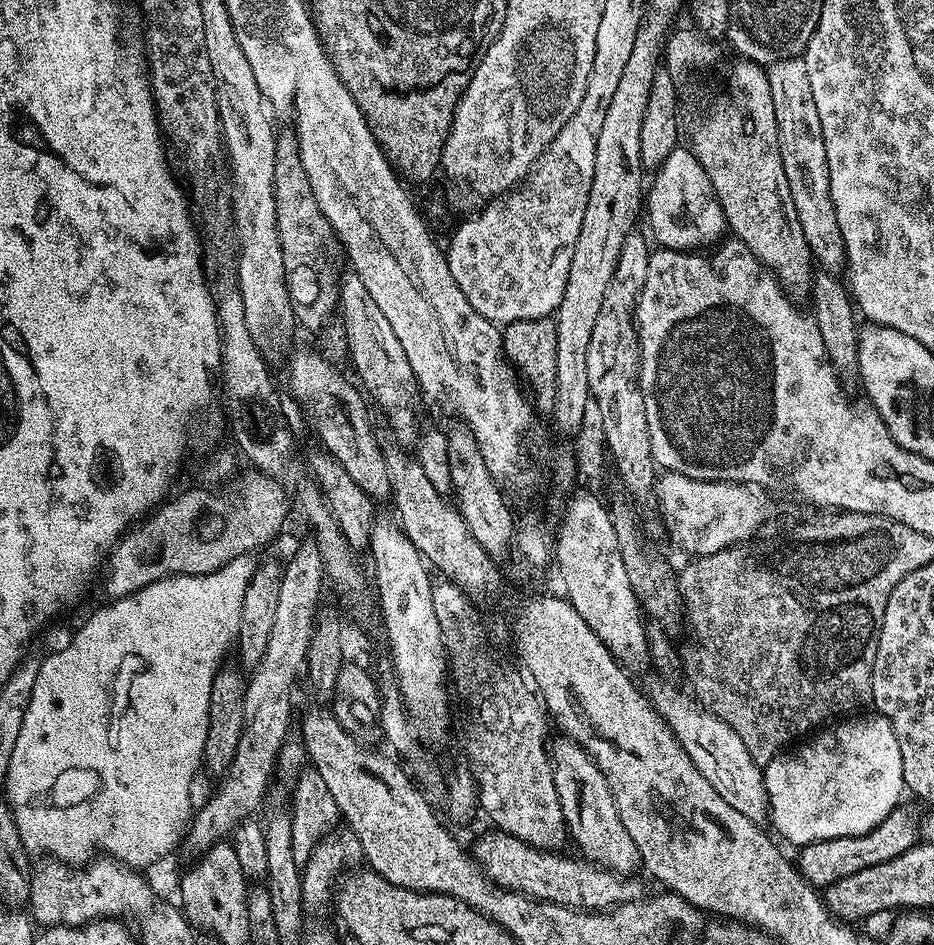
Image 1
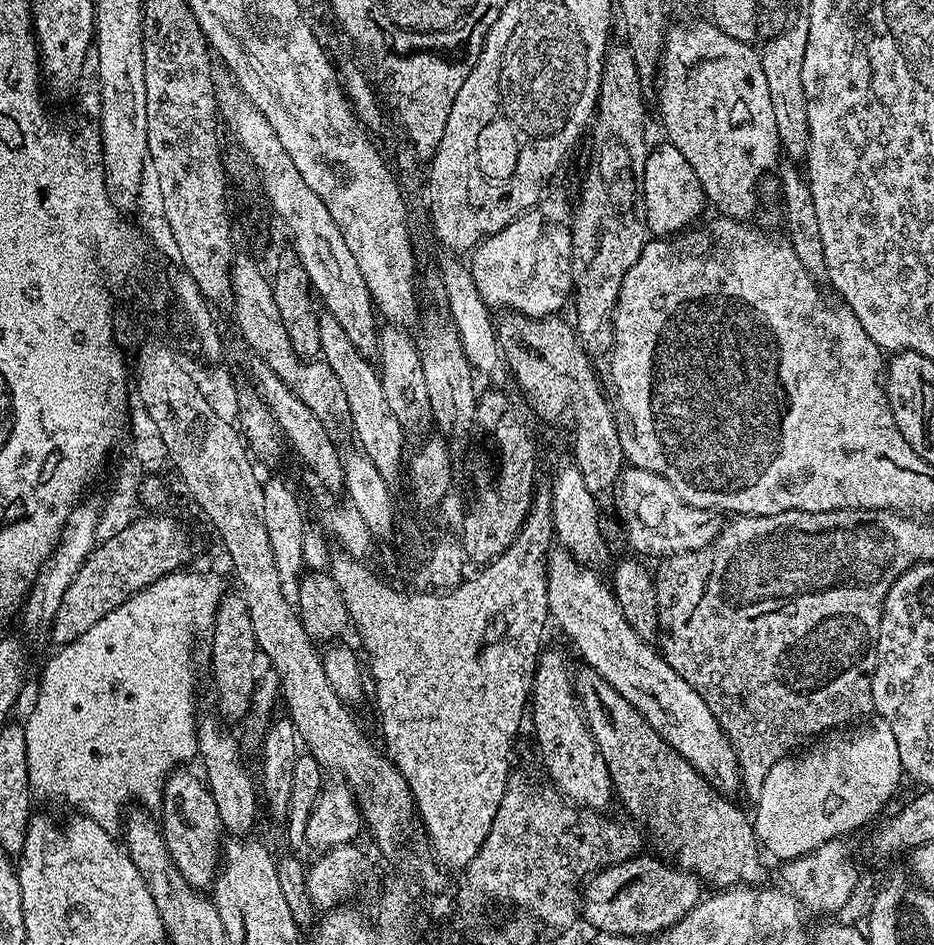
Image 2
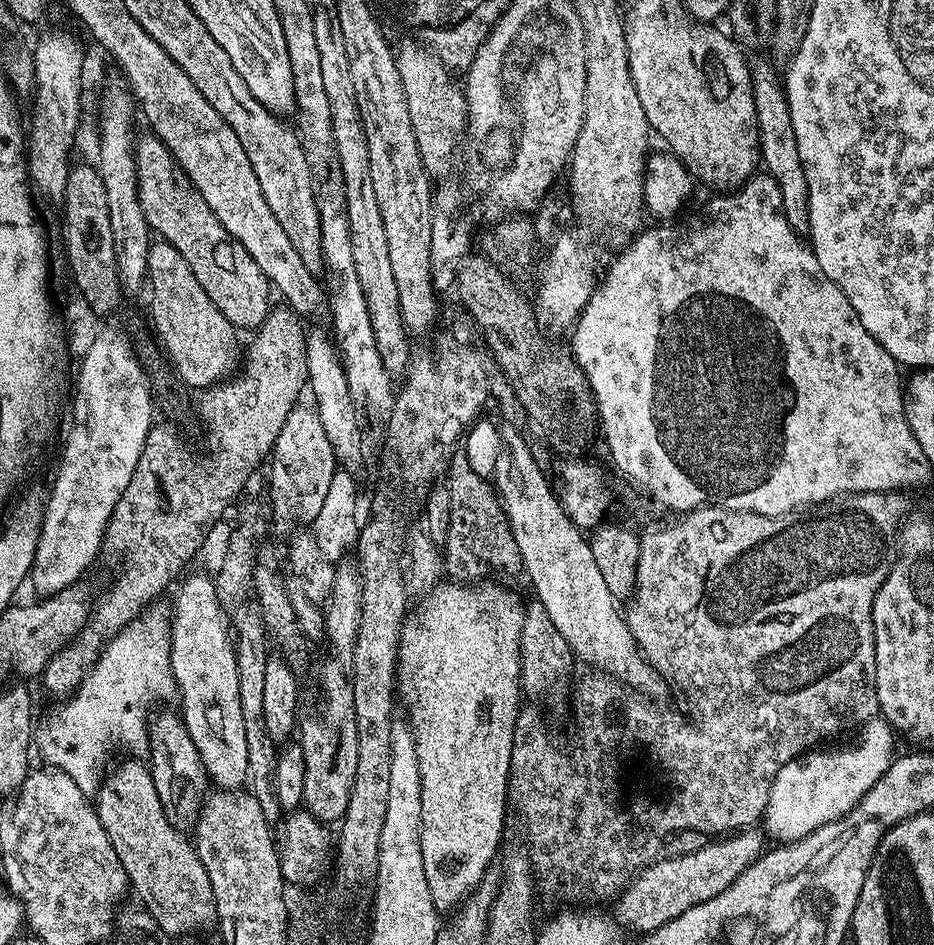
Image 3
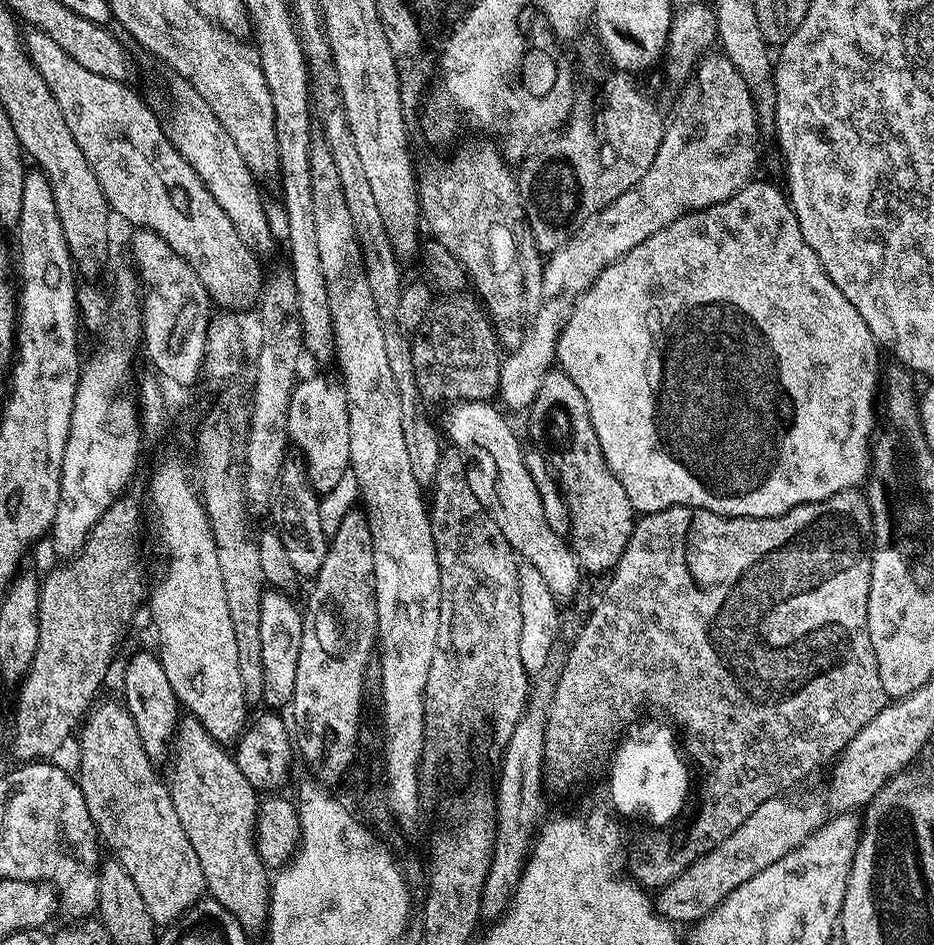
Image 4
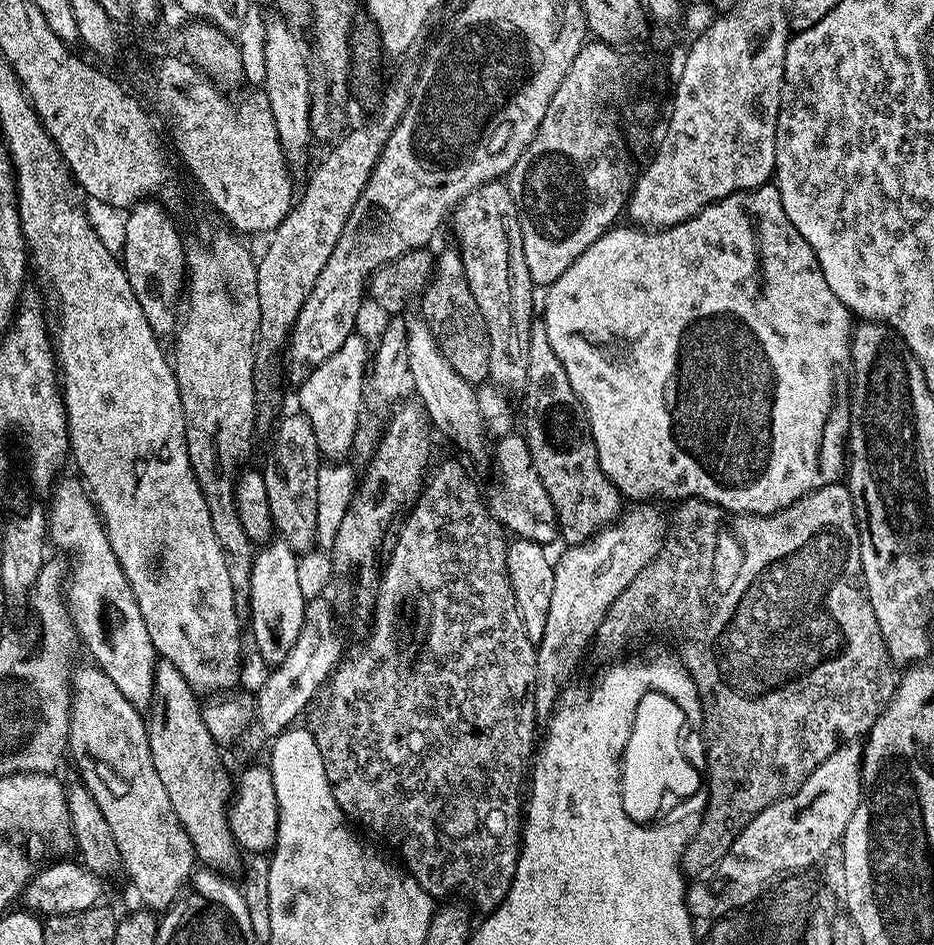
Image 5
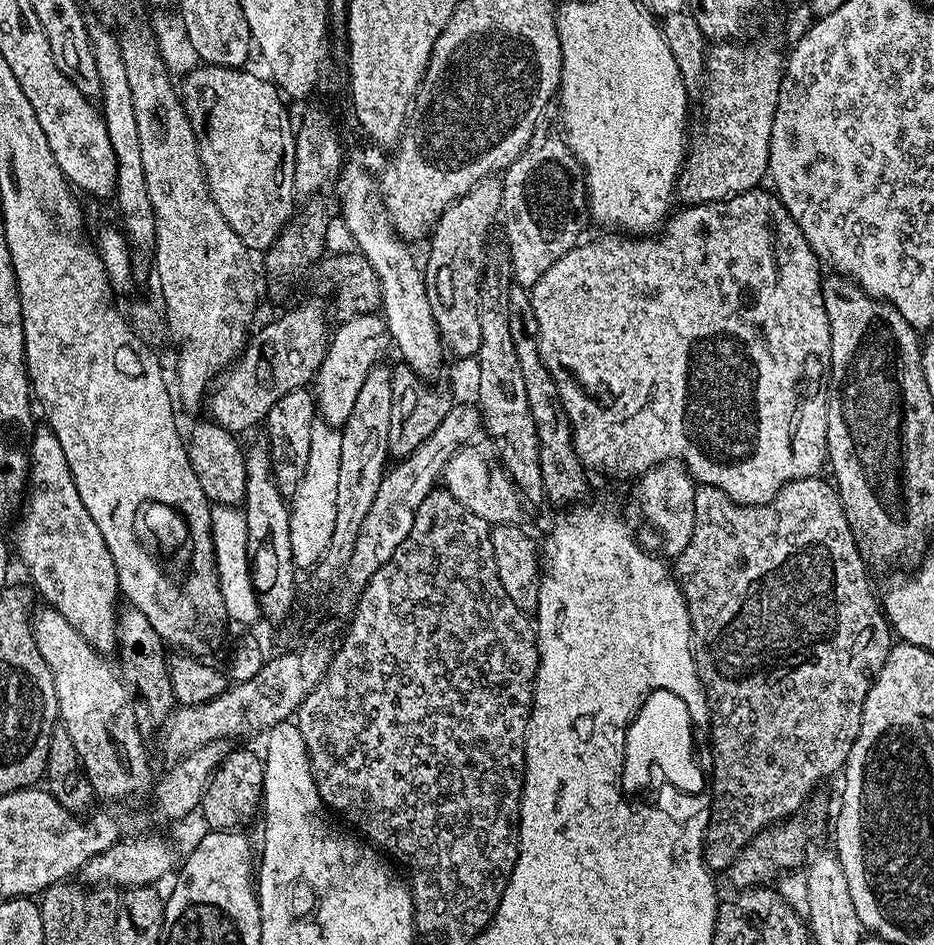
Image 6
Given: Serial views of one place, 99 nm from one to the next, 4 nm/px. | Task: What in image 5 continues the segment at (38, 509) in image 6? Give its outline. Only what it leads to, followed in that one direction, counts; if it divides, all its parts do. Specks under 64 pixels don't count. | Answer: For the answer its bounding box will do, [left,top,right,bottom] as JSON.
[46,477,158,709]

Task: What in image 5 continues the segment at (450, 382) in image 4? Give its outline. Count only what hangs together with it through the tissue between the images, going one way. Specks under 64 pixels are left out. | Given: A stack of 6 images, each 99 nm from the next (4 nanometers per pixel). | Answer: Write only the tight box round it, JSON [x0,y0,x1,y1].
[420,247,490,386]

